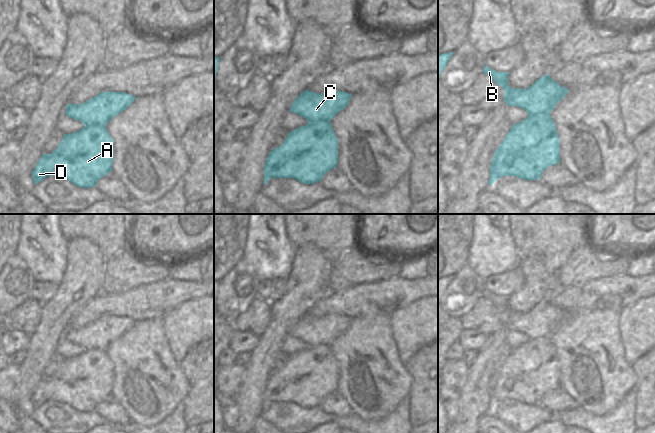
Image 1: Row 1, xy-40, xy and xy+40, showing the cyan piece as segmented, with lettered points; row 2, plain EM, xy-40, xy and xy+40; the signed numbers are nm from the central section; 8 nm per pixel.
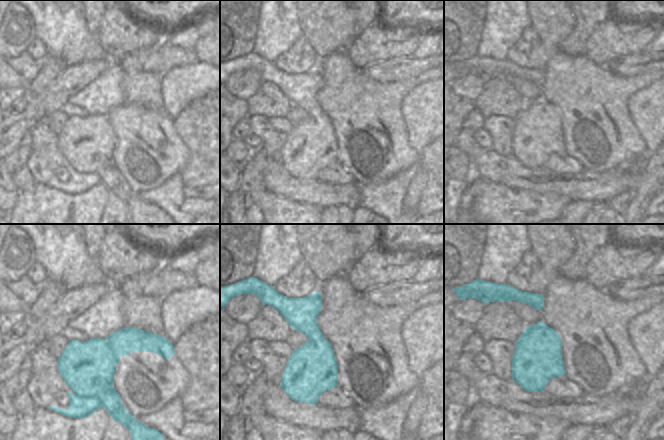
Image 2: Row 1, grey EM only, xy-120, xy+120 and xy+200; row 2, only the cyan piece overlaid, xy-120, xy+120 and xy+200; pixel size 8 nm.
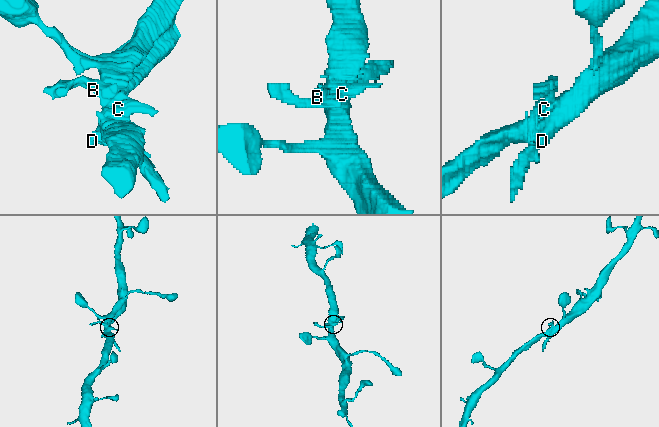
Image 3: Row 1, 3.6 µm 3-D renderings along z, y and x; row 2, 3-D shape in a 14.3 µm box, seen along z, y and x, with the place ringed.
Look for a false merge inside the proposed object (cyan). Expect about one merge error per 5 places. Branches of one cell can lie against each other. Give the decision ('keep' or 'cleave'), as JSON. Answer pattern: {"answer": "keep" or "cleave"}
{"answer": "keep"}

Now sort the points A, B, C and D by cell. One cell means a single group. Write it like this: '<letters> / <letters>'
A B C D

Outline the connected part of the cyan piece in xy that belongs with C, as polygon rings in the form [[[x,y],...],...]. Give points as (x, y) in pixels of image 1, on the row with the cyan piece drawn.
[[[305,90],[292,103],[290,111],[305,118],[308,123],[291,132],[284,143],[272,150],[264,165],[264,185],[271,178],[293,178],[303,184],[320,182],[338,163],[338,139],[330,121],[349,103],[352,94],[327,90],[321,94]]]

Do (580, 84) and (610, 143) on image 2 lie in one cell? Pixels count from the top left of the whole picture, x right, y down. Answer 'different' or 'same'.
same

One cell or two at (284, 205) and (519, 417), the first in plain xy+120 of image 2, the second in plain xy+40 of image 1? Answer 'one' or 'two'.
two

